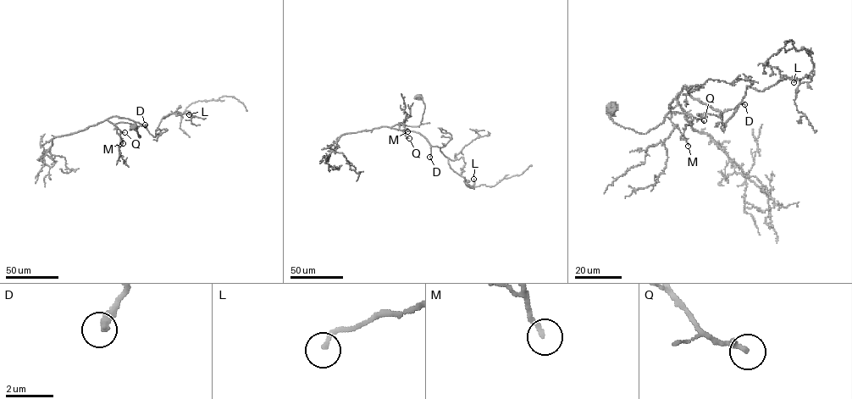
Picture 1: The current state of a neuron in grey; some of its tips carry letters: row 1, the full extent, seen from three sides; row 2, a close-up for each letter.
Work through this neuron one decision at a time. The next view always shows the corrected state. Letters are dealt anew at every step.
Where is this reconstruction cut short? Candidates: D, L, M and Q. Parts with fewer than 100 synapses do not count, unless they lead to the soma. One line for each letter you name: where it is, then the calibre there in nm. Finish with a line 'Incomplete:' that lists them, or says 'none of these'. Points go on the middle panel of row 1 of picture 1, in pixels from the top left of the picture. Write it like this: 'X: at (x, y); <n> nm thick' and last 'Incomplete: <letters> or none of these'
D: at (429, 157); 320 nm thick
Incomplete: D

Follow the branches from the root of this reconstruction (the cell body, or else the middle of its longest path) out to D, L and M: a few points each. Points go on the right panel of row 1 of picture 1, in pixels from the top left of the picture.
D: (611, 107), (609, 115), (615, 123), (645, 133), (663, 122), (685, 85), (694, 98), (721, 112), (744, 104)
L: (611, 107), (645, 133), (685, 85), (724, 131), (747, 86), (814, 72), (793, 82)
M: (611, 107), (609, 115), (615, 123), (645, 133), (663, 122), (676, 99), (669, 106), (671, 121), (688, 146)

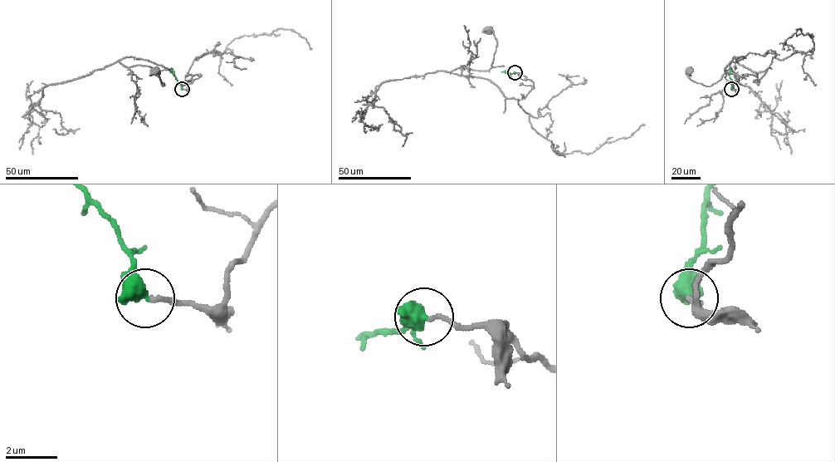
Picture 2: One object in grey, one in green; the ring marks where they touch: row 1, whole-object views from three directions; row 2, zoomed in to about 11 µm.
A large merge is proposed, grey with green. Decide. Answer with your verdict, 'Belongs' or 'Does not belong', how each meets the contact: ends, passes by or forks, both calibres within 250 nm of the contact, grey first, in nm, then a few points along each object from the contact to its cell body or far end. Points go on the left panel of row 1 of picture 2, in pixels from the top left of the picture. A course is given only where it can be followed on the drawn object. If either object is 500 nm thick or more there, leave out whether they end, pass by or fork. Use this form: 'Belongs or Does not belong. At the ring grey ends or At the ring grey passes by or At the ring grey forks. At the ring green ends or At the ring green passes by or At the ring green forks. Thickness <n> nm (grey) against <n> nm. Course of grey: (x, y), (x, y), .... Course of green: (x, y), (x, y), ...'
Belongs. At the ring grey ends. At the ring green passes by. Thickness 160 nm (grey) against 460 nm. Course of grey: (182, 89), (200, 76), (183, 85), (155, 63), (132, 56), (118, 61), (154, 68), (163, 86), (157, 70). Course of green: (182, 89), (174, 72), (168, 69)

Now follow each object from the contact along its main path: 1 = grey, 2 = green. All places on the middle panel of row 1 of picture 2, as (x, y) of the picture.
1: (515, 72), (534, 83), (519, 100), (506, 98), (488, 80), (451, 72), (491, 66), (497, 41), (490, 30)
2: (515, 72), (501, 71)

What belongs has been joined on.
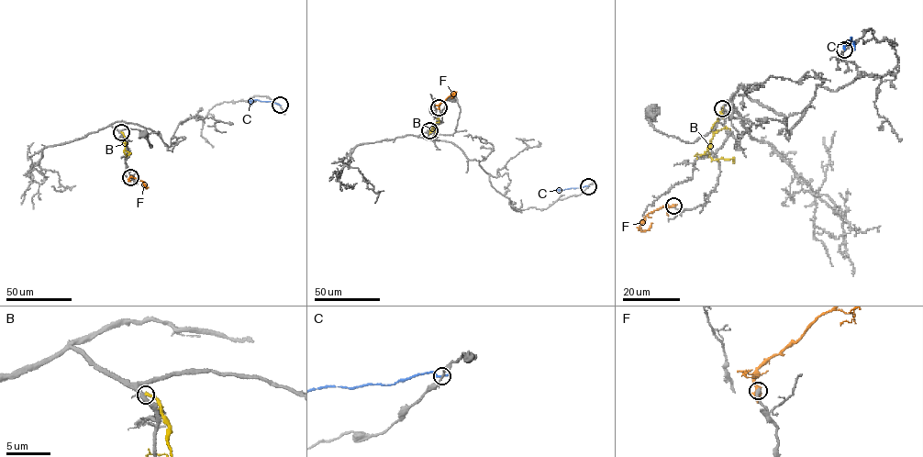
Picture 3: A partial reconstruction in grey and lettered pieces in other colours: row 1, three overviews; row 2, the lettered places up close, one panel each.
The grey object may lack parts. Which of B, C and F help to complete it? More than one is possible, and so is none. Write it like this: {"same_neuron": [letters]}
{"same_neuron": []}

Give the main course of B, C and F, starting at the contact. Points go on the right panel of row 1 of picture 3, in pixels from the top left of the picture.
B: (721, 108), (712, 127), (713, 138), (708, 154), (714, 160), (732, 159), (733, 162)
C: (844, 50), (851, 37), (853, 50)
F: (672, 206), (662, 206), (648, 214), (639, 226), (641, 230), (650, 229), (652, 223)

